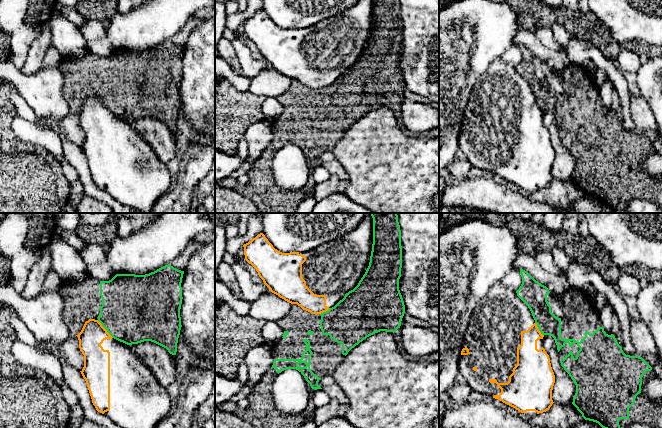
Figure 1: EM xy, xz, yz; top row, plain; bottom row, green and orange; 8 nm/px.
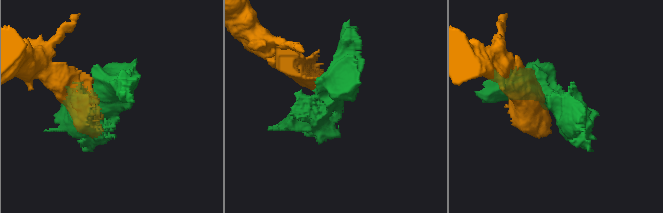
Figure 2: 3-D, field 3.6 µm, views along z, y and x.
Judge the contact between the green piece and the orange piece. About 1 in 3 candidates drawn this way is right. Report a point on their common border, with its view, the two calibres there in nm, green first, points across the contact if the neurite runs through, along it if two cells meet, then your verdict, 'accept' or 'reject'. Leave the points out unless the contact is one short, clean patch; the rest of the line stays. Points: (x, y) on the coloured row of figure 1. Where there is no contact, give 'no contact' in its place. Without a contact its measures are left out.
meets green in xy at (105, 328); 500 nm thick on the green side, 200 nm on the other; border along xy (97, 320), (113, 337); reject

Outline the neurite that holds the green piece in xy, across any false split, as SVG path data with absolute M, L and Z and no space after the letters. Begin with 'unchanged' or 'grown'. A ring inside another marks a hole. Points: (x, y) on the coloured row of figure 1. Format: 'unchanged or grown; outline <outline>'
grown; outline M170 264L145 275L116 274L109 281L88 276L81 281L62 281L62 318L71 335L78 335L89 319L98 320L116 340L127 345L154 342L176 355L181 330L182 278L184 271Z

